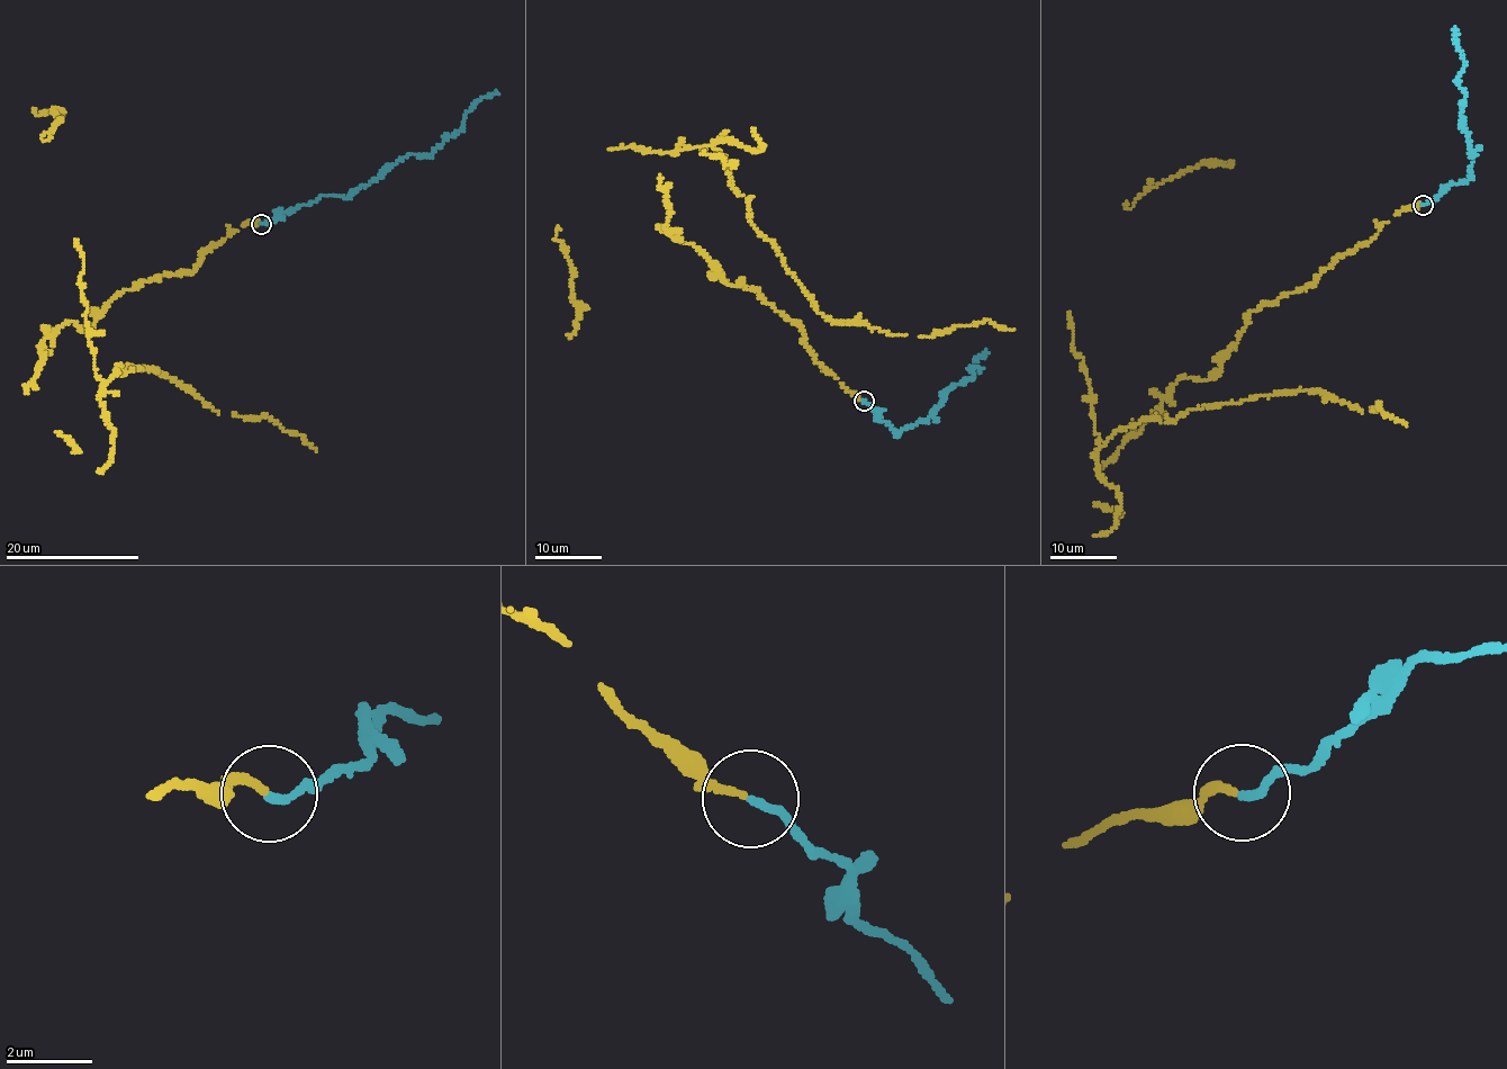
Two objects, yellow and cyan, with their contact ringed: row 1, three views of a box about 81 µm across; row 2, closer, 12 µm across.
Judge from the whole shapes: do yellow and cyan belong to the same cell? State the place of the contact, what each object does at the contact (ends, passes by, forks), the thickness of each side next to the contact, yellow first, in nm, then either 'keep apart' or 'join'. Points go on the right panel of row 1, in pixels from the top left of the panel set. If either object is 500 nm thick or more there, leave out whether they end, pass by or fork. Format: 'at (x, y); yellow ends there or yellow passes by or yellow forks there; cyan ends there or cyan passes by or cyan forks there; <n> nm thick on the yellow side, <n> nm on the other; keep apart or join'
at (1423, 205); yellow ends there; cyan ends there; 160 nm thick on the yellow side, 190 nm on the other; keep apart

